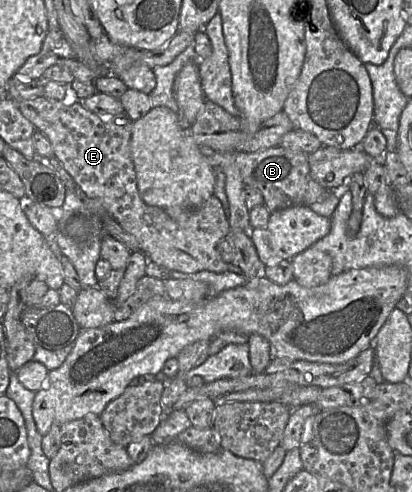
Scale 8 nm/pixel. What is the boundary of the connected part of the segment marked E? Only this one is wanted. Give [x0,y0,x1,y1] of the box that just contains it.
[16,96,241,273]

